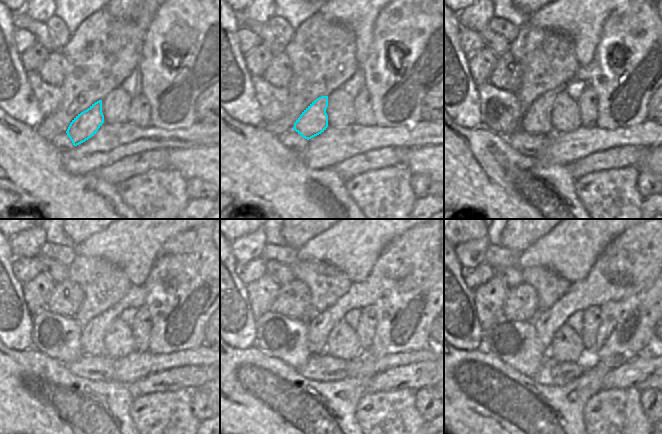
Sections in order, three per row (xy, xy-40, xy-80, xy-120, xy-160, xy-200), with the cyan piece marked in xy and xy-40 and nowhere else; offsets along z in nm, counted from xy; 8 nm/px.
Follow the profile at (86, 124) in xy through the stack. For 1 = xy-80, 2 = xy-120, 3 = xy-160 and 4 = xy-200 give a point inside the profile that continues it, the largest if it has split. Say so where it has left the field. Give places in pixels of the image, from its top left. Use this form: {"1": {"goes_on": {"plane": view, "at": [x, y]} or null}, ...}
{"1": {"goes_on": {"plane": "xy-80", "at": [537, 119]}}, "2": {"goes_on": {"plane": "xy-120", "at": [92, 337]}}, "3": {"goes_on": {"plane": "xy-160", "at": [422, 243]}}, "4": {"goes_on": {"plane": "xy-200", "at": [610, 279]}}}

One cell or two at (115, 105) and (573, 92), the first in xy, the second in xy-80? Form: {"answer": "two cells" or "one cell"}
{"answer": "two cells"}

